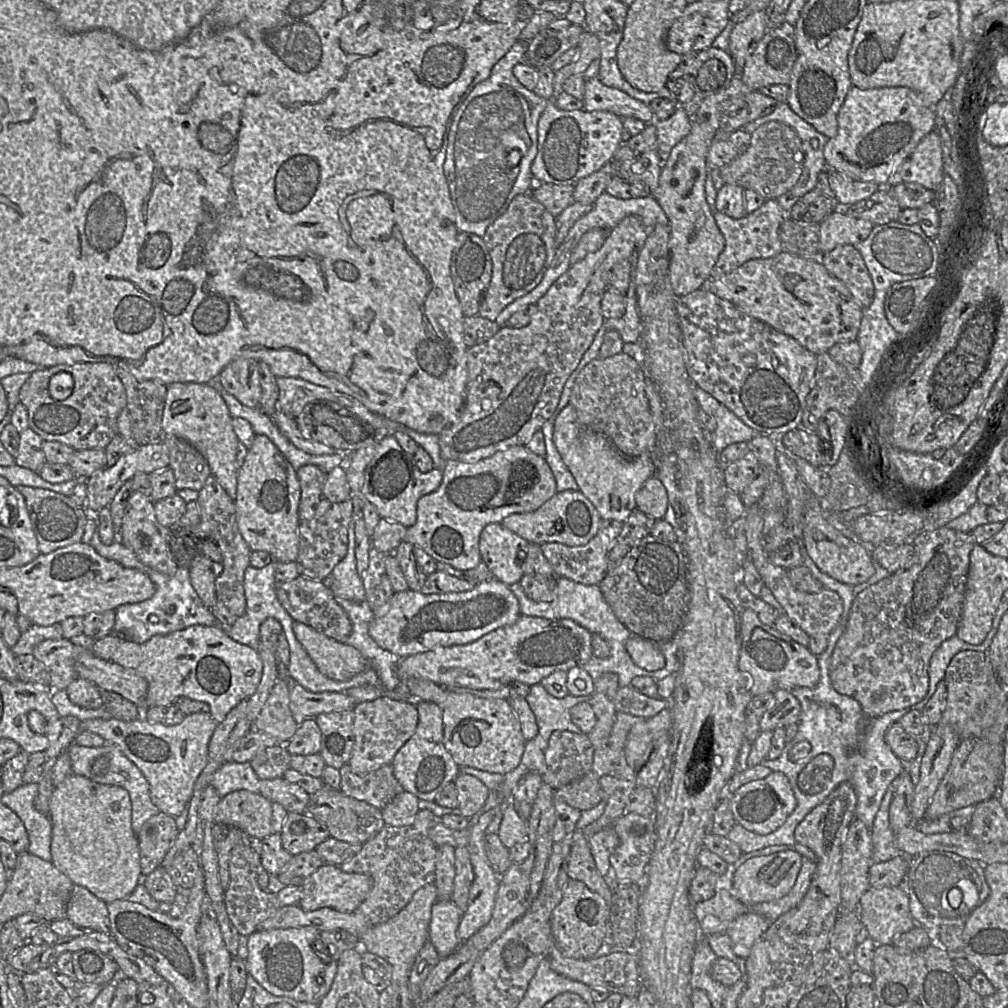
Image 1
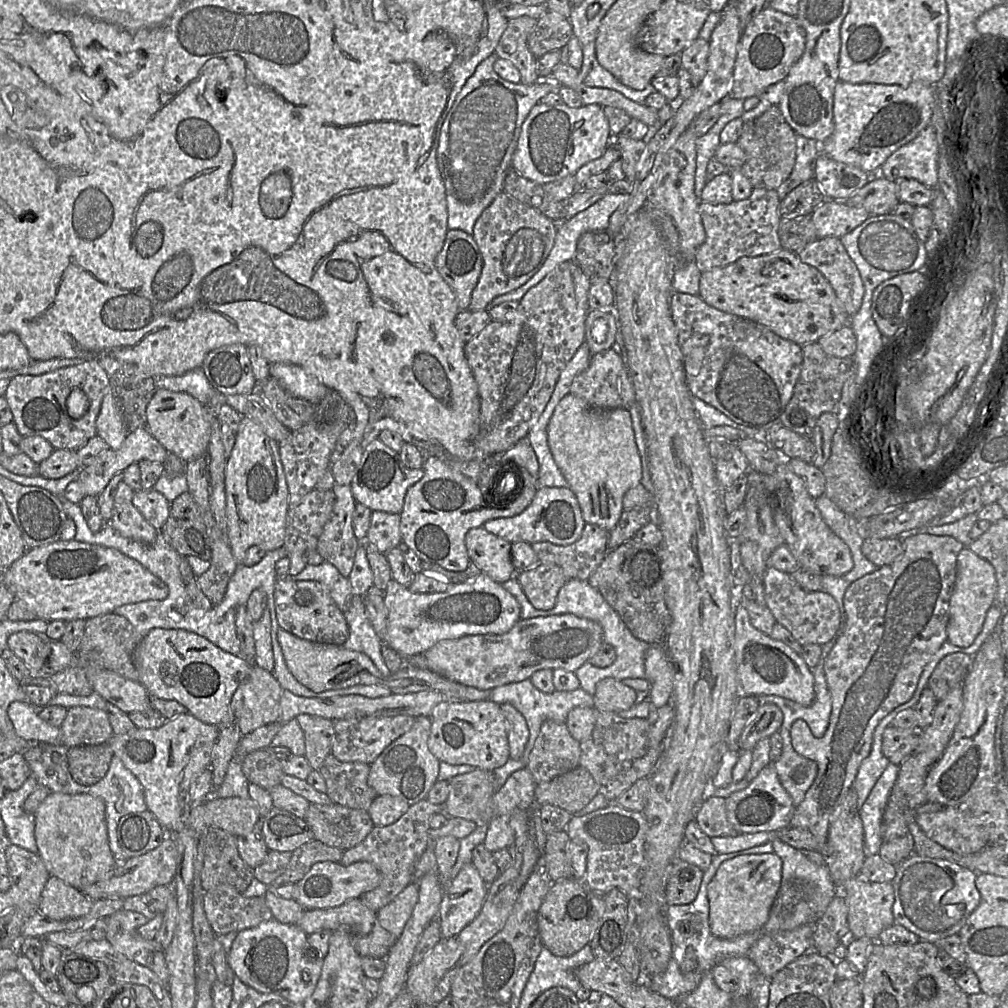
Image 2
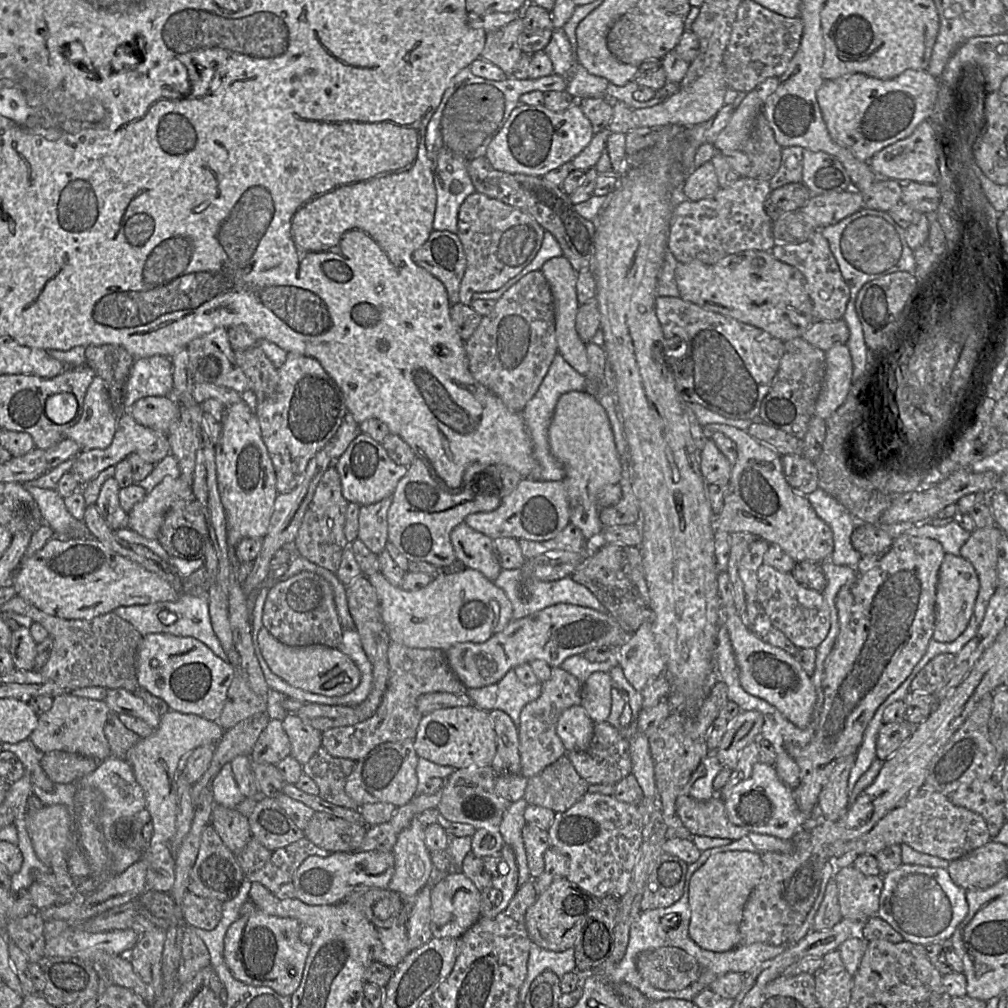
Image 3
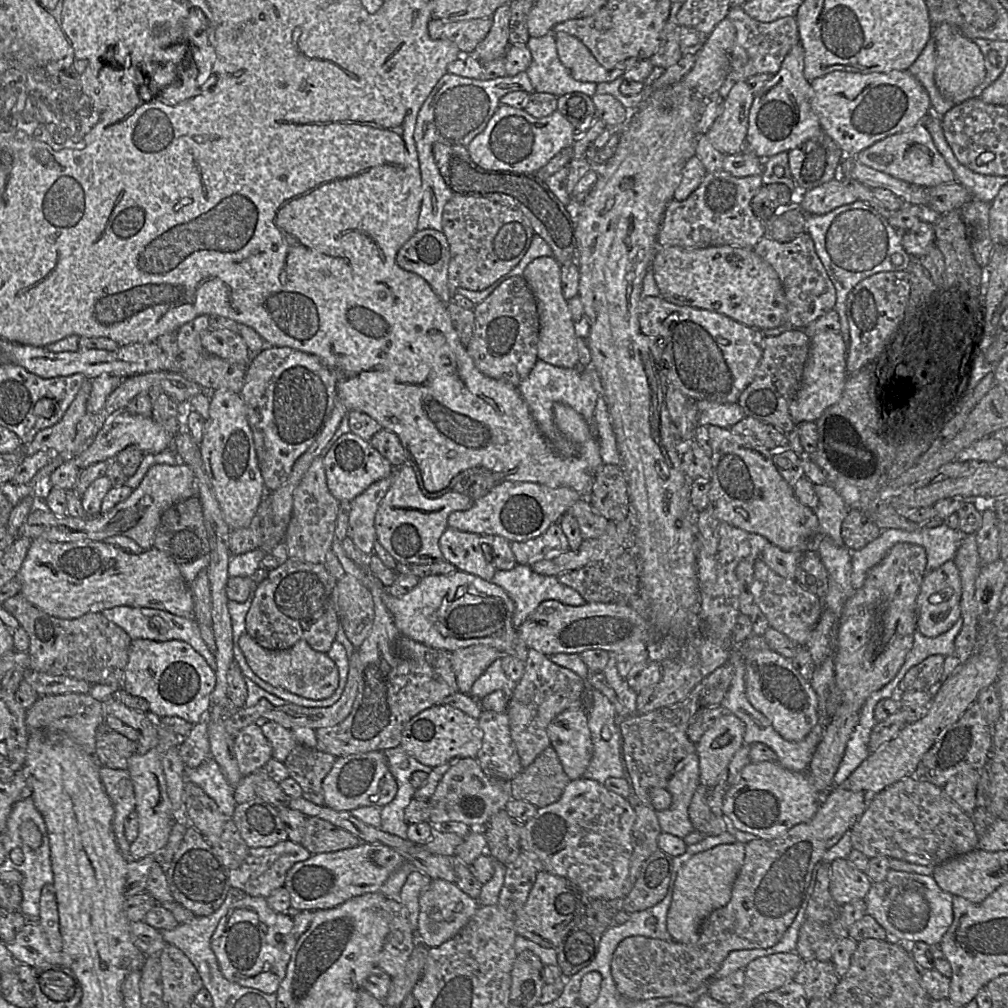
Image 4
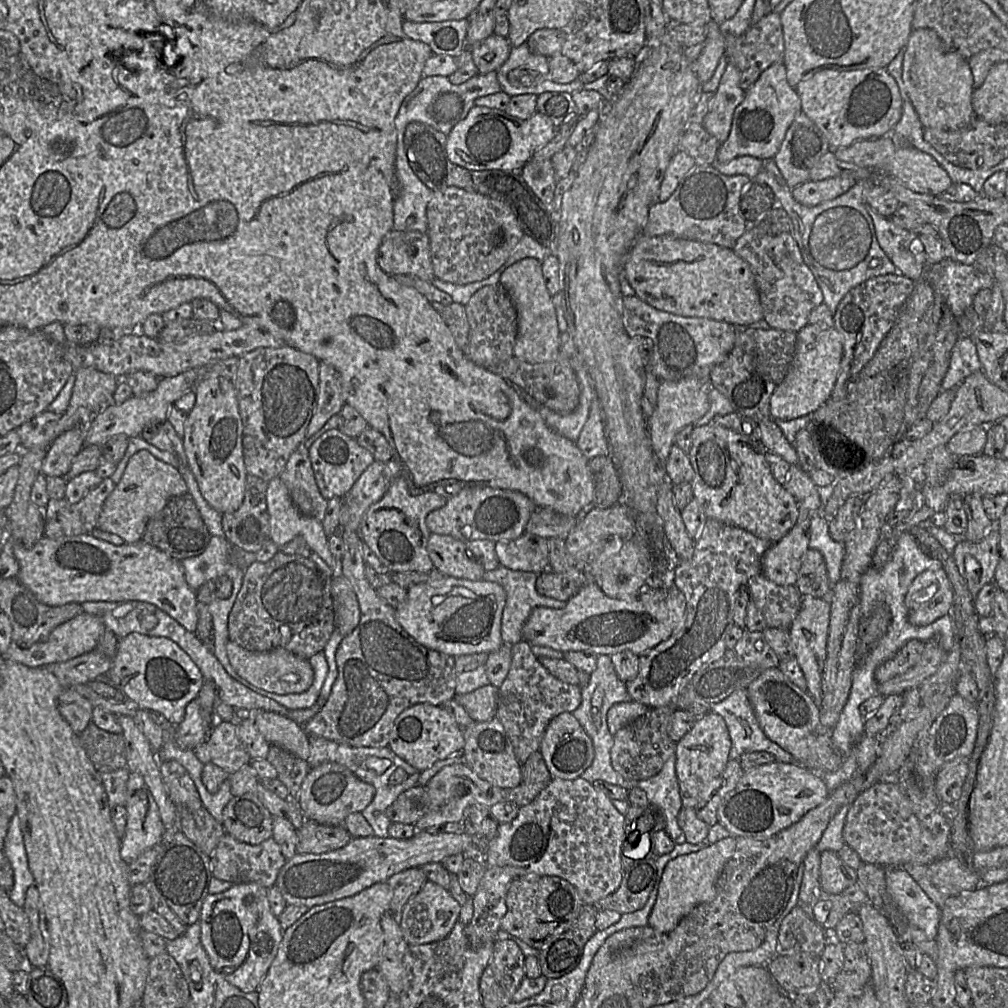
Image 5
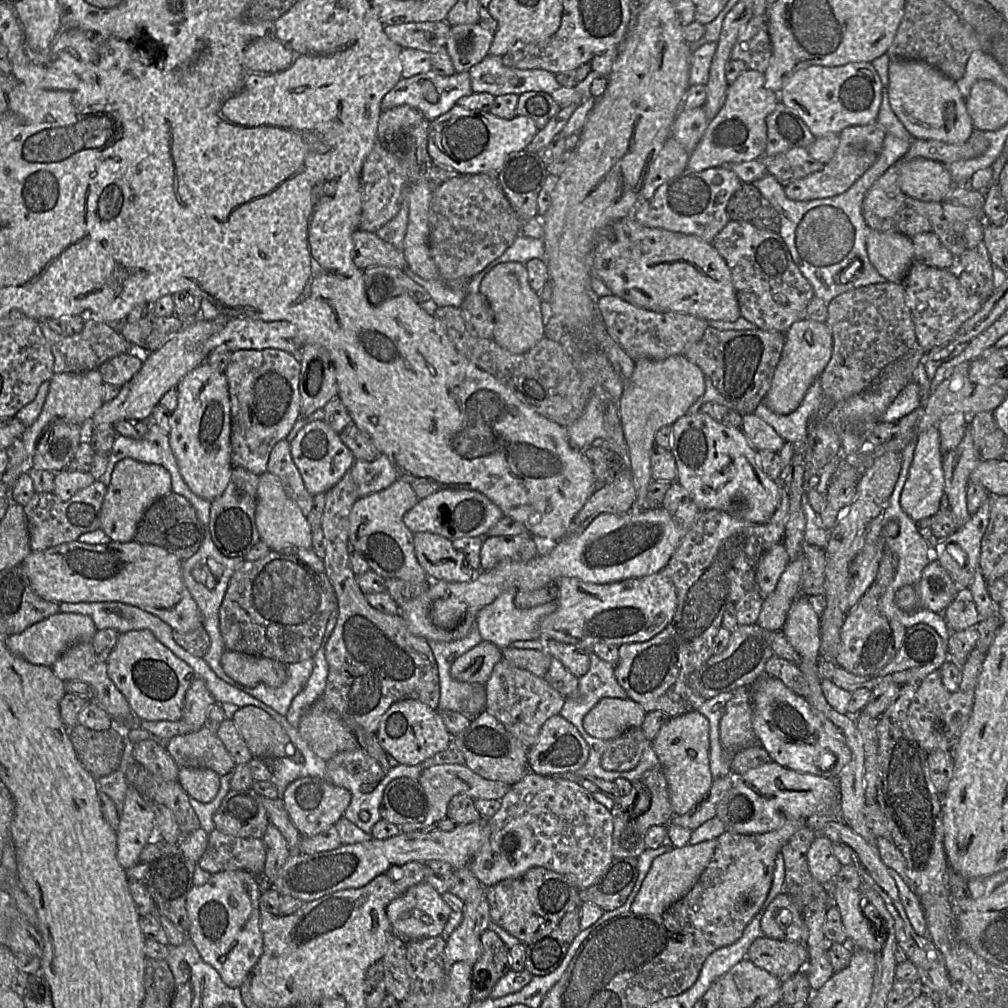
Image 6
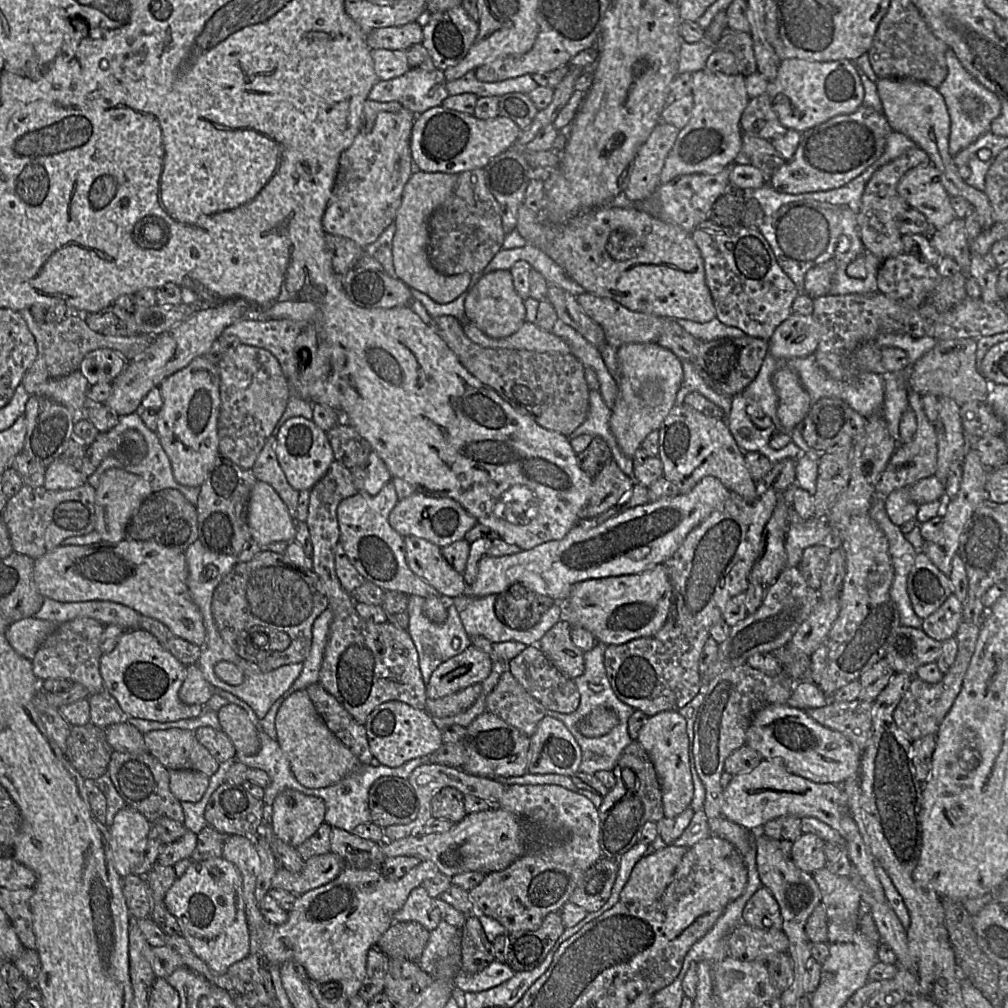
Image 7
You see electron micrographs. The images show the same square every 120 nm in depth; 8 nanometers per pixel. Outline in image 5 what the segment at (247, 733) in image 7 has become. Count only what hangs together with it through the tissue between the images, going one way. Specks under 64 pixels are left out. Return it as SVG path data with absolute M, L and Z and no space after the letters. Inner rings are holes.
M271 711L254 712L254 722L271 746L278 746L307 761L310 744L309 736L303 726Z

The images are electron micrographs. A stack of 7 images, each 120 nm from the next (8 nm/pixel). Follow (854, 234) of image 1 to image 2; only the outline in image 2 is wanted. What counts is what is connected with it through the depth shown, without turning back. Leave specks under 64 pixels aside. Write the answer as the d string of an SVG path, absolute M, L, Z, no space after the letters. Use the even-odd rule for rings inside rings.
M826 199L813 211L810 218L819 238L840 239L862 224L869 216L866 210L849 206L845 201Z

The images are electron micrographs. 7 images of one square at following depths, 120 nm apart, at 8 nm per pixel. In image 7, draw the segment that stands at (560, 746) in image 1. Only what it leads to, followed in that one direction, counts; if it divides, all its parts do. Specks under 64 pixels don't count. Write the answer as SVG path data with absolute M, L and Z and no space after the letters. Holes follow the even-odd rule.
M507 669L486 697L486 710L507 724L517 728L529 738L548 710L515 679Z

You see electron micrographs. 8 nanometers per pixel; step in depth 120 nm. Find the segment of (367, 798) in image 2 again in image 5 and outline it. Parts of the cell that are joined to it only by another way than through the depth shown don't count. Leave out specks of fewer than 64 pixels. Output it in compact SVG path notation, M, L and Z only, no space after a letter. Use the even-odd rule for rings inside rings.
M278 746L270 747L266 760L274 766L278 773L277 779L287 787L291 799L295 801L304 779L311 771L308 762Z

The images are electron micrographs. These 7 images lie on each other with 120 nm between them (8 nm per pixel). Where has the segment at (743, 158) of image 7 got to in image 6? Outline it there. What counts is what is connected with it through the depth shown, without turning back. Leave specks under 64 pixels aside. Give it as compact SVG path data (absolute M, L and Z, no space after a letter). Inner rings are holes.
M792 148L776 155L764 154L760 161L767 172L784 187L789 183L821 171L824 163L813 158L805 148Z

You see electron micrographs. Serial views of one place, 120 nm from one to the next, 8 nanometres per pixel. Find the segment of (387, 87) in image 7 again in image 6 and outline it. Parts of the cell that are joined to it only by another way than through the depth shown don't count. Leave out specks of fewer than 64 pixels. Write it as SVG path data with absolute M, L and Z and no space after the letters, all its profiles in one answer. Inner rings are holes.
M428 71L409 78L402 78L382 100L382 108L388 110L400 105L412 106L432 122L457 105L458 99L474 93L468 72L456 72L451 76L441 76L435 71Z

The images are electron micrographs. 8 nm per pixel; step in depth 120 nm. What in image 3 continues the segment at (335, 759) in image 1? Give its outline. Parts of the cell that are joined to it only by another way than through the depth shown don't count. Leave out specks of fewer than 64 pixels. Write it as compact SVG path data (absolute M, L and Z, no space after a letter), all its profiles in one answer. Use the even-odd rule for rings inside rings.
M295 713L285 715L282 725L291 743L290 756L301 765L306 764L322 747L322 732L304 723Z

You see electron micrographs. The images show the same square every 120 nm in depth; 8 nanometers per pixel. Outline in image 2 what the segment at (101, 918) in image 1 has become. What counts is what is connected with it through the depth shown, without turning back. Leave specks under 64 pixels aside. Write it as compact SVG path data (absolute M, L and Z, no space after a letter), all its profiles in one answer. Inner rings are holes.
M55 876L48 879L38 906L38 912L55 920L80 918L89 913L93 900Z

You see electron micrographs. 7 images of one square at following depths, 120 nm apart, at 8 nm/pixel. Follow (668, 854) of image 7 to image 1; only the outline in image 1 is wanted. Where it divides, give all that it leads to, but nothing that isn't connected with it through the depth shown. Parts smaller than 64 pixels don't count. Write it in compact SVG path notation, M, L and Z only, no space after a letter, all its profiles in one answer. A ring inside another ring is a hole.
M795 850L748 859L736 868L731 893L745 906L779 899L795 884L802 861L802 855Z

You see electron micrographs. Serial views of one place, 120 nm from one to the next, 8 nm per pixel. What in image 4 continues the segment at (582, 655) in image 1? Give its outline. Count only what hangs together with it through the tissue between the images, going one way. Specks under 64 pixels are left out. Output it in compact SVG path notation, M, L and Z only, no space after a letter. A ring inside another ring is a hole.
M546 600L532 612L517 630L521 641L529 649L547 657L553 654L580 654L587 650L601 649L616 654L635 642L649 642L649 622L629 605L616 603L586 602L581 606L569 606L555 600ZM474 645L466 648L461 648L458 650L455 650L454 652L451 653L452 657L452 667L456 675L456 680L457 680L457 685L459 688L459 692L465 693L465 694L470 694L471 688L475 681L487 670L487 668L497 659L501 659L502 656L507 656L507 655L502 655L498 650L495 648L485 646L485 645Z

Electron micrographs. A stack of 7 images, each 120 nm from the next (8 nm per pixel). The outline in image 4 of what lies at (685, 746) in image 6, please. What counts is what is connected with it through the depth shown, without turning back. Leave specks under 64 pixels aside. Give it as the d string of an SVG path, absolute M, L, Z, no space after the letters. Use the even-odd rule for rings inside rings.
M726 712L703 734L695 744L701 786L713 789L725 781L731 759L744 745L744 733L744 723Z

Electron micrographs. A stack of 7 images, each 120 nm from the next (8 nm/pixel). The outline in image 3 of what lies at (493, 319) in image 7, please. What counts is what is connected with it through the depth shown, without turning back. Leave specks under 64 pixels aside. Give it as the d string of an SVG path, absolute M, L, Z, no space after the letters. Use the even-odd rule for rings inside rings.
M560 256L547 260L540 271L546 278L553 297L554 319L555 319L555 339L557 351L563 359L577 372L586 375L589 371L589 361L586 347L576 330L576 315L580 303L577 299L576 283L578 272L573 268L567 258Z

